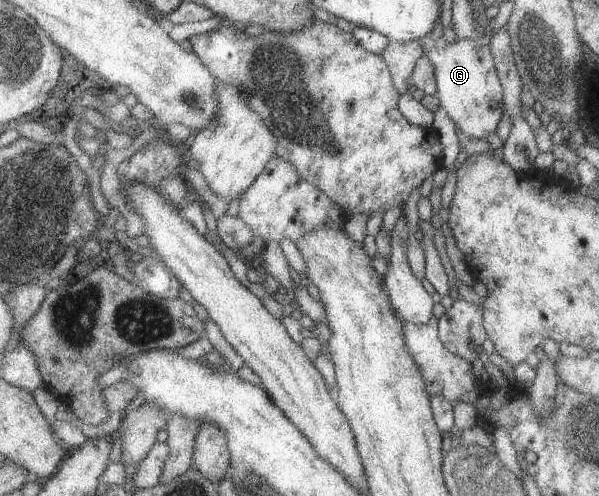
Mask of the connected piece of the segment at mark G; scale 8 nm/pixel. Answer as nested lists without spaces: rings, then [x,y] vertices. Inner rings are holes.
[[[428,32],[417,38],[417,41],[434,67],[439,106],[446,111],[454,126],[471,139],[485,139],[495,132],[501,114],[504,113],[501,101],[503,92],[487,38],[457,38],[448,42],[443,35],[432,39]]]

